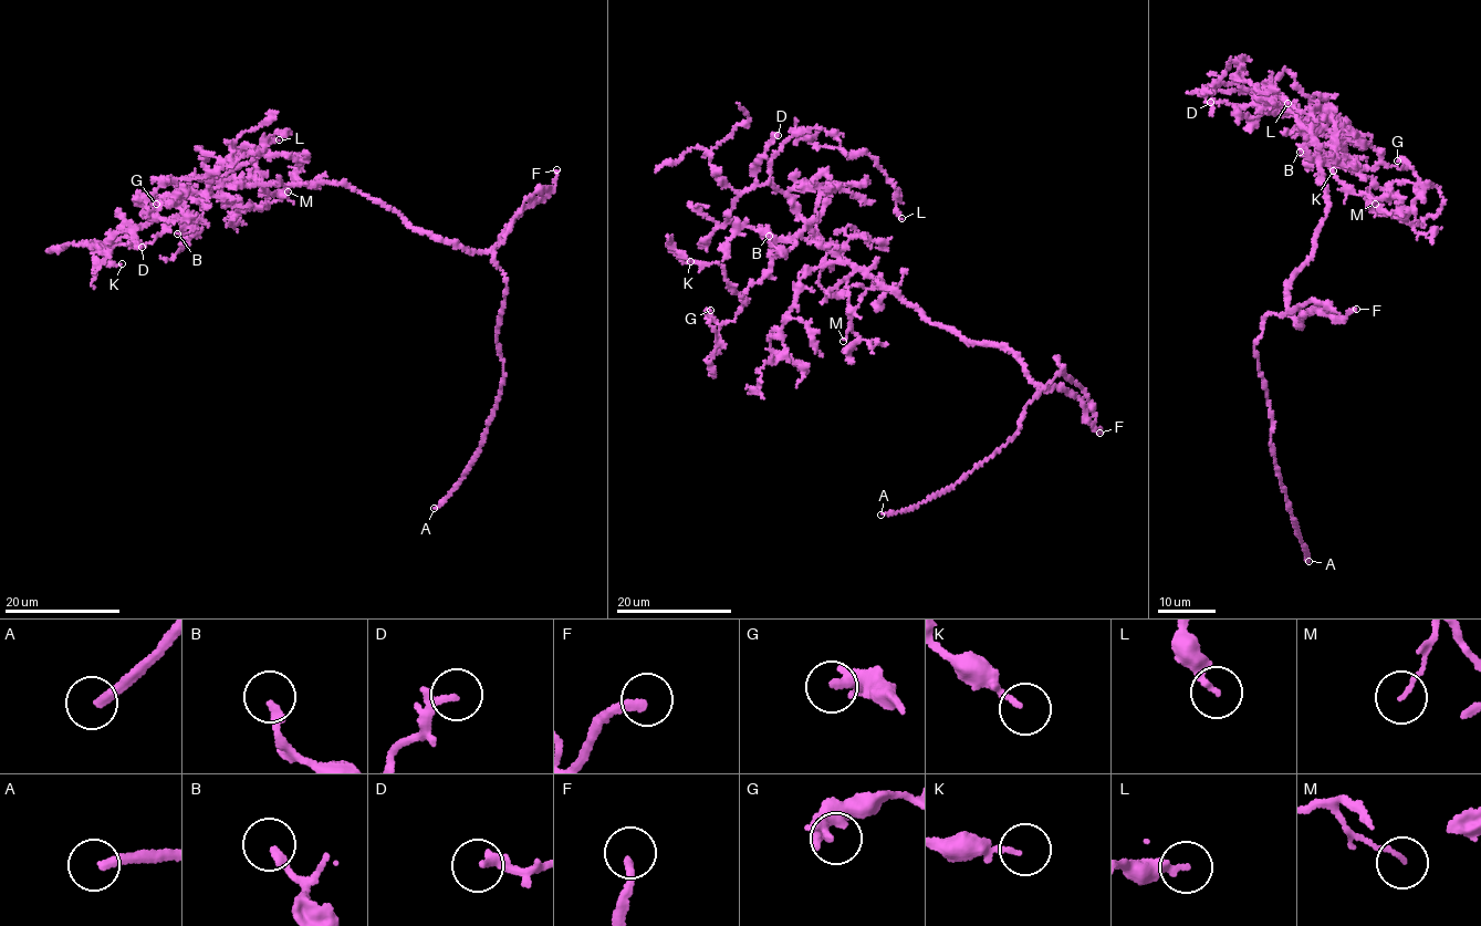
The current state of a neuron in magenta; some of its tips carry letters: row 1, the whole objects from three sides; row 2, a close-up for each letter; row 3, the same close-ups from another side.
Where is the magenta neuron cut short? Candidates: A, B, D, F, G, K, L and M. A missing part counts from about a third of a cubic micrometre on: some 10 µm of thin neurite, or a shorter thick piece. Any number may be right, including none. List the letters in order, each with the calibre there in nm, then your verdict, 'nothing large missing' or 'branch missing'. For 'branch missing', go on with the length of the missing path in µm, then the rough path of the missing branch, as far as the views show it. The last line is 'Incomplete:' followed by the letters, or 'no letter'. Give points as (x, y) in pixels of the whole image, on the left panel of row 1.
A: 260 nm thick; branch missing; about 40 µm are missing
B: 240 nm thick; nothing large missing
D: 240 nm thick; branch missing; about 25 µm are missing
F: 240 nm thick; branch missing; about 25 µm are missing
G: 300 nm thick; nothing large missing
K: 130 nm thick; nothing large missing
L: 280 nm thick; nothing large missing
M: 110 nm thick; nothing large missing
Incomplete: A, D, F

